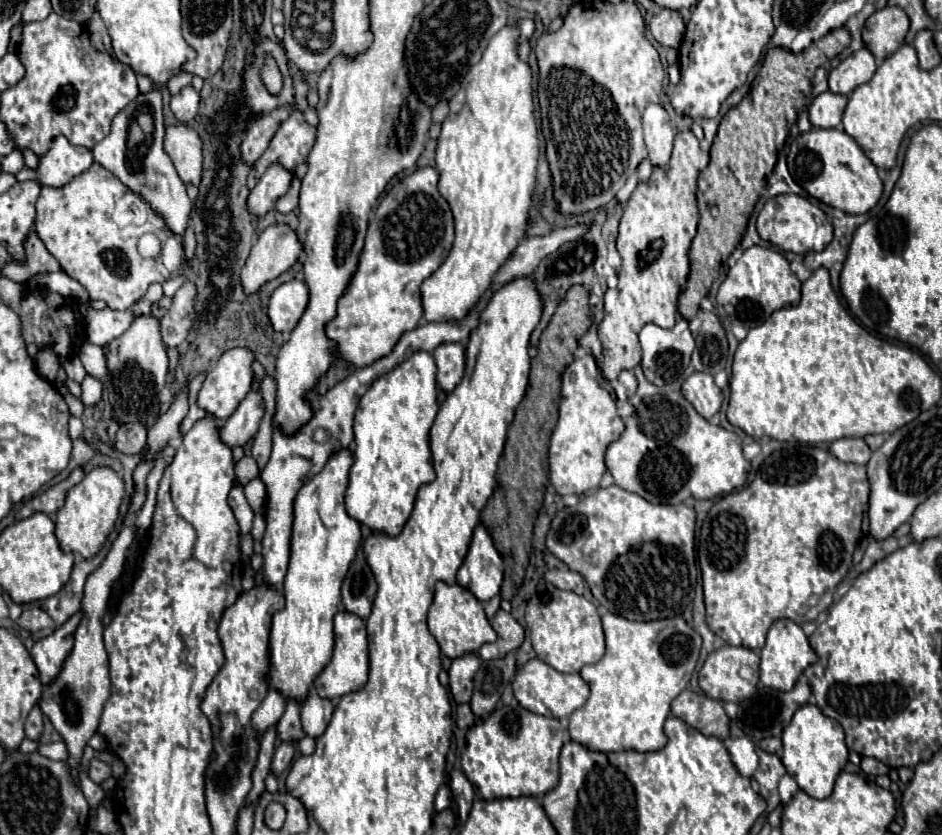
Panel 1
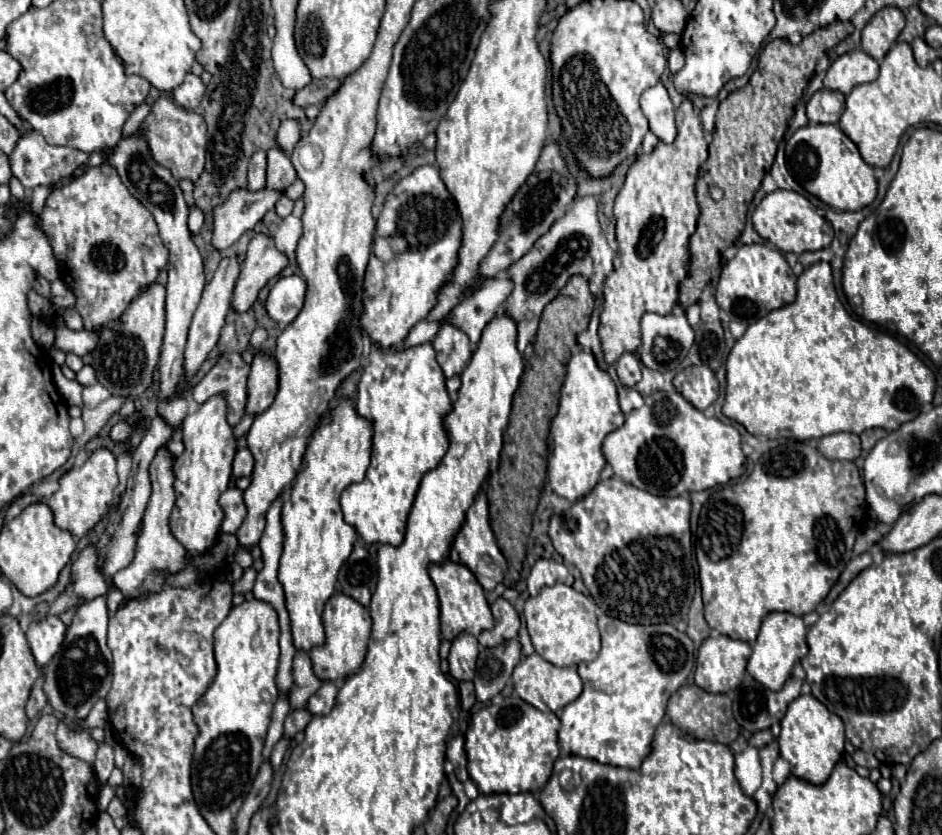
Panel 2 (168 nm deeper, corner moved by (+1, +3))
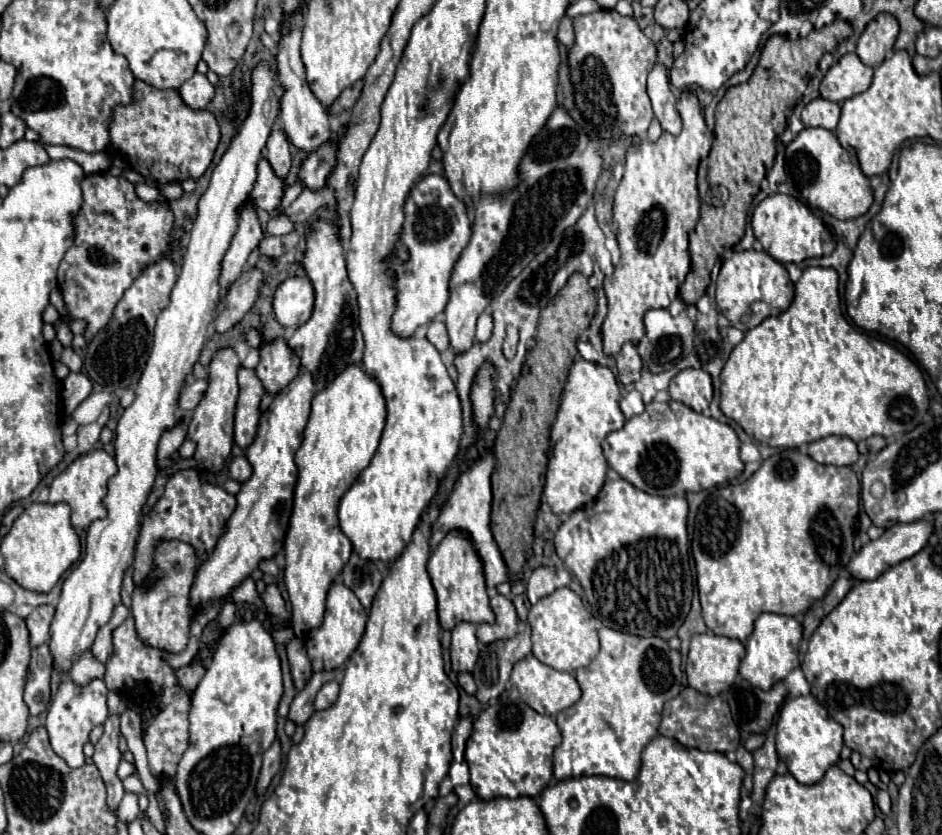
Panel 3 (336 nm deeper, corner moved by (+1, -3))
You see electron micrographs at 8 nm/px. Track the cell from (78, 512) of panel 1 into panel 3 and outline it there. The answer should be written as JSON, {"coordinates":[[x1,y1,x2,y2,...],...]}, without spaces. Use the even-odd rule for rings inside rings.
{"coordinates":[[101,448,79,456,71,466,67,466,65,472,53,478,49,504,67,502,71,506,71,524,75,528,87,528,93,520,105,516,103,498,107,496,107,480,115,474,115,468,115,458]]}

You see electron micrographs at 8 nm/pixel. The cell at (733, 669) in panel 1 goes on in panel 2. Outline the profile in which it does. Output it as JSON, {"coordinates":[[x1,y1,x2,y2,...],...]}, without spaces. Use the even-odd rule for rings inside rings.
{"coordinates":[[709,636,701,642,695,666,695,684,707,692,735,690,747,668,751,644,729,636]]}

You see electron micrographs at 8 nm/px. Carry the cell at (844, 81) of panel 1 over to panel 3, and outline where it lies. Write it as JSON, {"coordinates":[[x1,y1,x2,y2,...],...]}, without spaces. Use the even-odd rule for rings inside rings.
{"coordinates":[[845,54,829,68,821,82,821,96,833,102,843,102,865,92,871,86,873,70,861,62,857,54]]}

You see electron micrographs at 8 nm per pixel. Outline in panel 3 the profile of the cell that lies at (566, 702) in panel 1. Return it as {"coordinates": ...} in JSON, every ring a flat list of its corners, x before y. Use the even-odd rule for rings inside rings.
{"coordinates":[[533,654,525,656,523,660,519,660,515,664,515,668,511,672,511,684,519,690,521,700,525,704,529,704,539,714,555,716,557,712,573,706,581,698,581,688,579,688,579,684,577,684,577,680,575,680,573,674,553,670,553,668,541,664]]}

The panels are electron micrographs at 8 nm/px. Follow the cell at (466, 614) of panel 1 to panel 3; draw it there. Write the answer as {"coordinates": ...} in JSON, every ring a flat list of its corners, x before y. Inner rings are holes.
{"coordinates":[[449,532,449,536,439,544,439,548,431,554,427,562,427,572,433,582,437,594,437,608,439,608,439,624,443,630,453,630,461,622,471,624,493,624,495,614,489,606,489,596,483,580,483,564,467,540,463,532]]}

